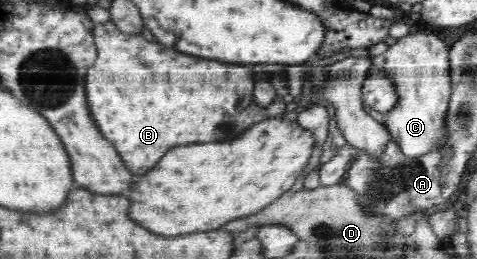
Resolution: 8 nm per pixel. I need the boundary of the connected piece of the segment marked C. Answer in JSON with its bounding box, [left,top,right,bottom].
[372,33,451,159]

